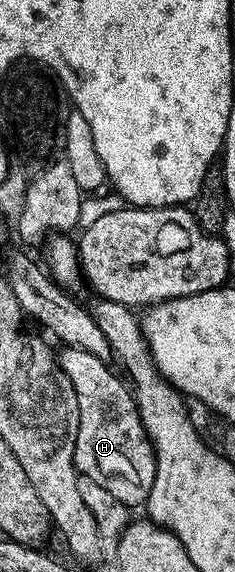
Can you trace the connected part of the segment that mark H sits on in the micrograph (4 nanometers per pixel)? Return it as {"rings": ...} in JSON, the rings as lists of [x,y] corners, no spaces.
{"rings":[[[69,346],[60,349],[57,357],[69,384],[73,384],[73,392],[77,392],[79,427],[75,469],[82,477],[97,480],[101,488],[117,496],[117,500],[128,508],[142,507],[153,488],[155,450],[143,427],[130,385],[118,373],[115,375],[104,359],[84,350]]]}

